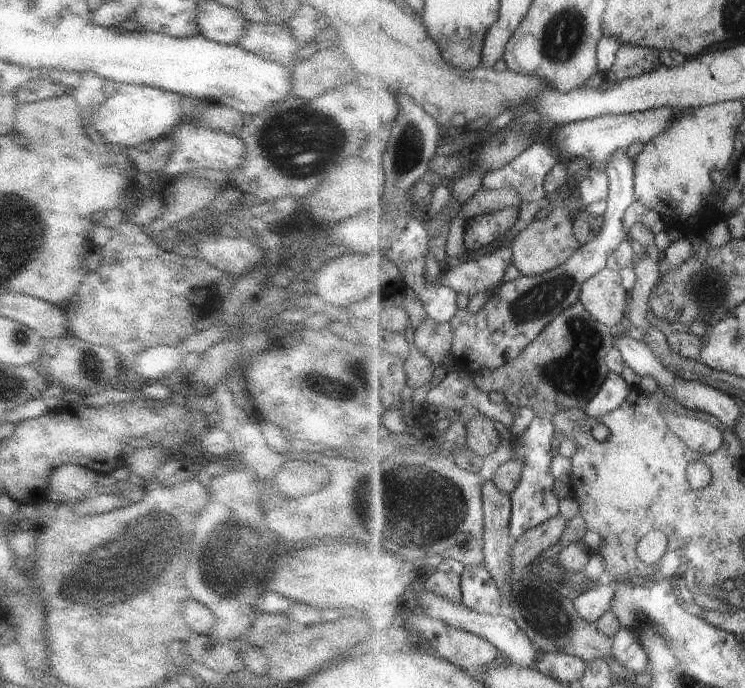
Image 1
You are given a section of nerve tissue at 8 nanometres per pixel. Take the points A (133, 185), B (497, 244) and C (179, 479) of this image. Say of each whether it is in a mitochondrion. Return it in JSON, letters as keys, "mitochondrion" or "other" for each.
{"A":"other","B":"other","C":"other"}

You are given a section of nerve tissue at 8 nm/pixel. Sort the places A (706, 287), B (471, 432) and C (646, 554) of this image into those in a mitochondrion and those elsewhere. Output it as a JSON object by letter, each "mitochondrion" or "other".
{"A":"mitochondrion","B":"other","C":"other"}

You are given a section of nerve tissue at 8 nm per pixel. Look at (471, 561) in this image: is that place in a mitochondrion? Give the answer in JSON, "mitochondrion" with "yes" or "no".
{"mitochondrion":"no"}

